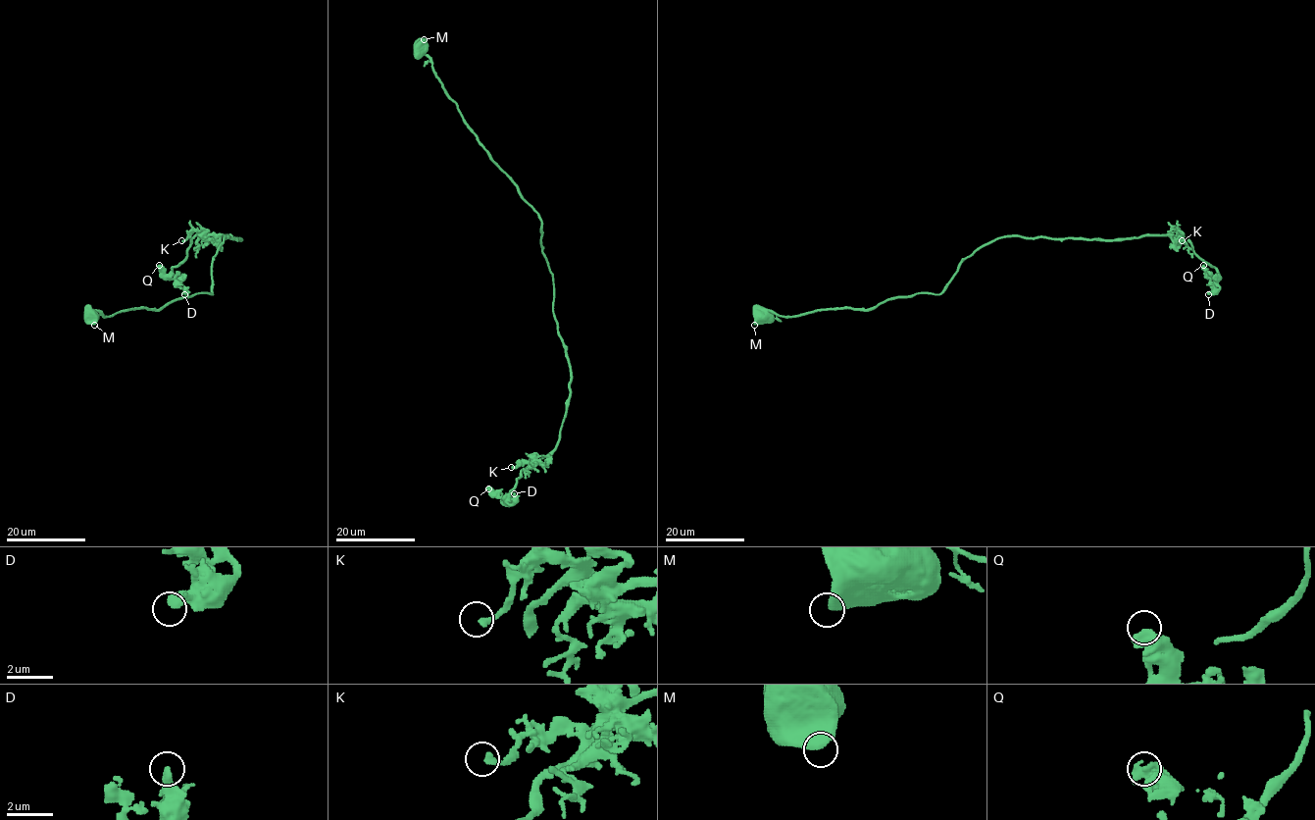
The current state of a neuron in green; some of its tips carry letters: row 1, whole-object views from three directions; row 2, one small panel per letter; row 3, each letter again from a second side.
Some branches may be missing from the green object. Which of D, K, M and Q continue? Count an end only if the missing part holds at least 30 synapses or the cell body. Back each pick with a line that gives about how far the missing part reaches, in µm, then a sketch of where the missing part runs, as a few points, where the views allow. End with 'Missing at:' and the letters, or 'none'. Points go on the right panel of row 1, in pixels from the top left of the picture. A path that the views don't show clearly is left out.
Missing at: none

